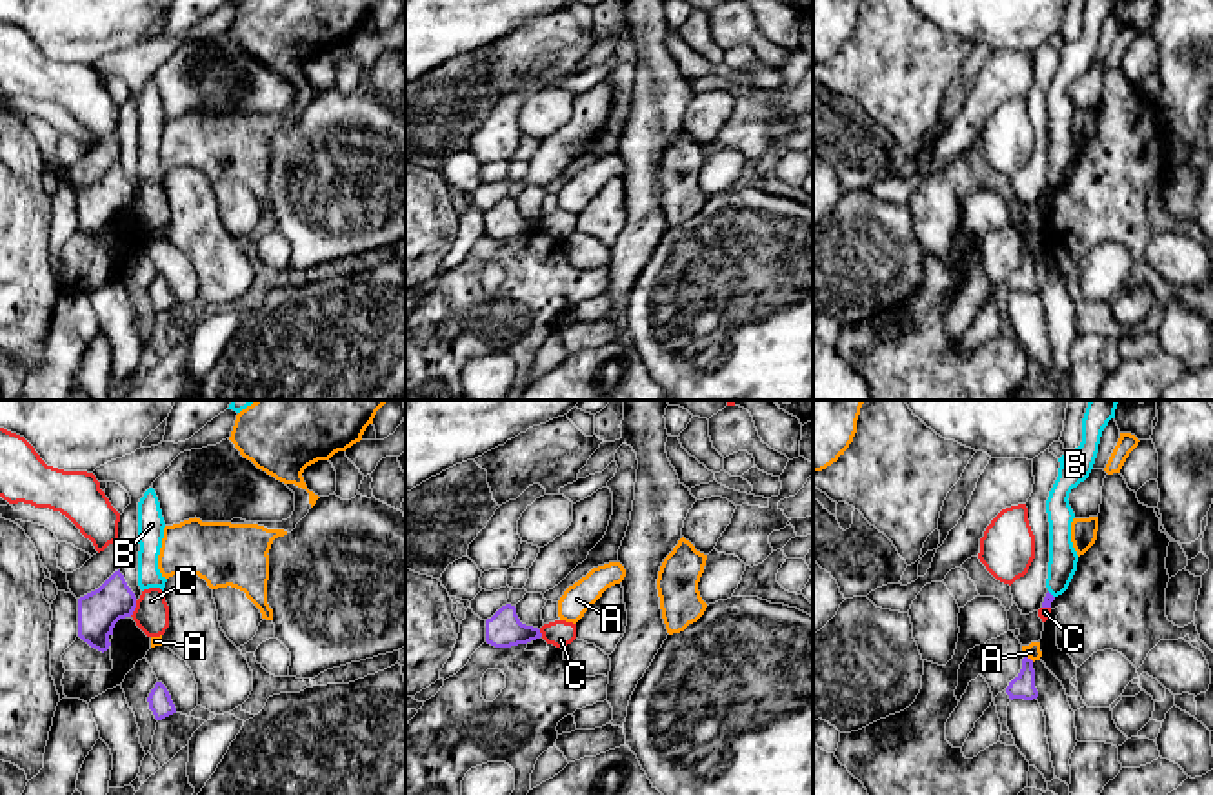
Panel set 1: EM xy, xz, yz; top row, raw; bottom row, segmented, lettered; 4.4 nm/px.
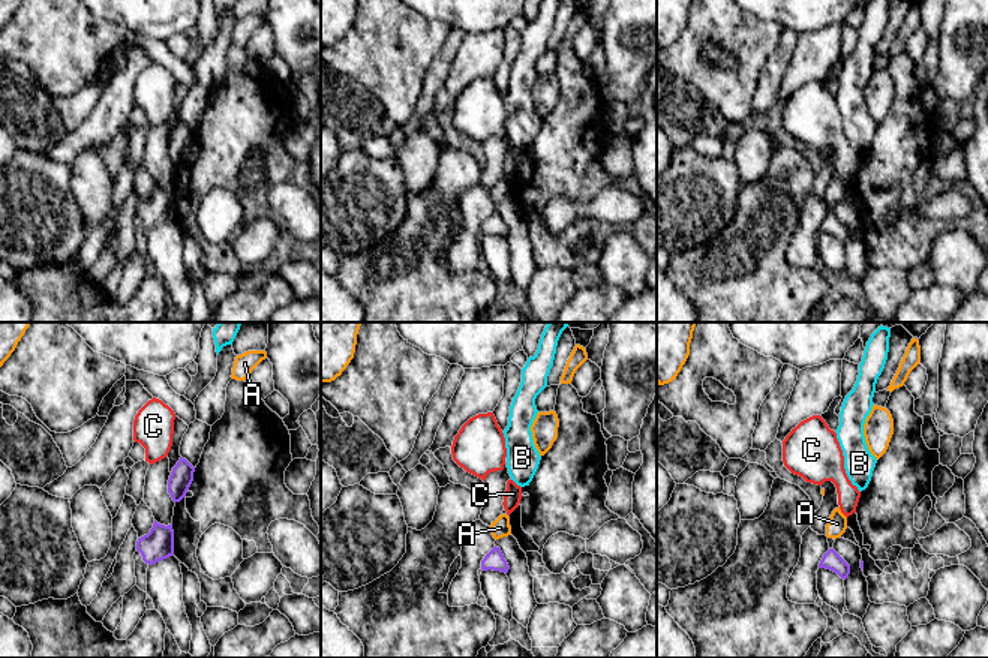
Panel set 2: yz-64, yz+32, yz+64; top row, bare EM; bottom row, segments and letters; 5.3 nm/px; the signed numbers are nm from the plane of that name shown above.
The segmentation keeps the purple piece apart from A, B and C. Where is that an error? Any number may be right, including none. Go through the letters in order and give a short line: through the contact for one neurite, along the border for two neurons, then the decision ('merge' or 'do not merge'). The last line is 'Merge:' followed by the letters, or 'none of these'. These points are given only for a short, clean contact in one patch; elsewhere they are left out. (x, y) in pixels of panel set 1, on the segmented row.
A: yz (1024, 655), (1033, 661) | do not merge
B: yz (1048, 590), (1053, 597) | do not merge
C: xy (137, 601), (130, 615) | do not merge
Merge: none of these

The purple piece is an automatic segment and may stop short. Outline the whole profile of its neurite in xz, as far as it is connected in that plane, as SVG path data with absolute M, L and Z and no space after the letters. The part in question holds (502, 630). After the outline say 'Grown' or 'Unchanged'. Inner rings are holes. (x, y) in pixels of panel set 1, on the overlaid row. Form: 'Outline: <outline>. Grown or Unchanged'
Outline: M511 604L502 606L491 619L486 620L486 642L495 648L511 648L540 639L538 628L526 626Z. Unchanged

